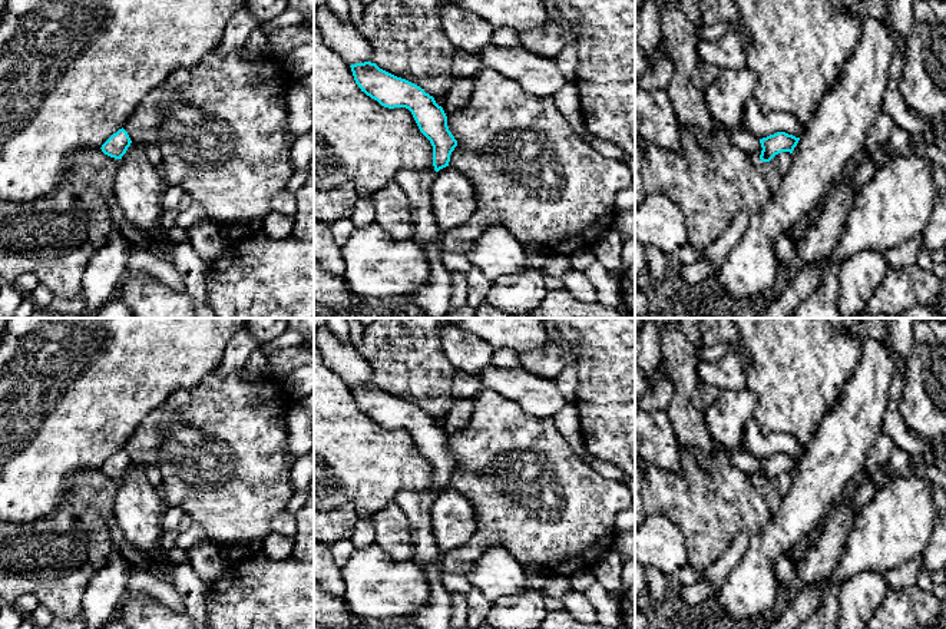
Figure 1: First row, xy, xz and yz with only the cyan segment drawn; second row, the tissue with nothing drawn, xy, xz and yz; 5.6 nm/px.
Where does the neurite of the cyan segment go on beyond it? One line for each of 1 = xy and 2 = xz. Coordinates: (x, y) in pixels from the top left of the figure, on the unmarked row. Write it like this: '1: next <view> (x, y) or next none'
1: next none
2: next none

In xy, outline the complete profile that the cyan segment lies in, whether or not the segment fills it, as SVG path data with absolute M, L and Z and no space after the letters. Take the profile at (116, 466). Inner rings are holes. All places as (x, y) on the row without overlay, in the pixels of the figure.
M122 448L116 454L113 454L103 466L102 473L110 479L122 480L130 467L132 461L128 453Z

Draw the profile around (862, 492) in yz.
M859 477L853 483L853 486L849 491L849 497L850 497L851 504L854 507L856 516L861 512L861 509L867 503L870 503L873 500L876 491L877 491L877 487L873 483L870 483L867 479Z

